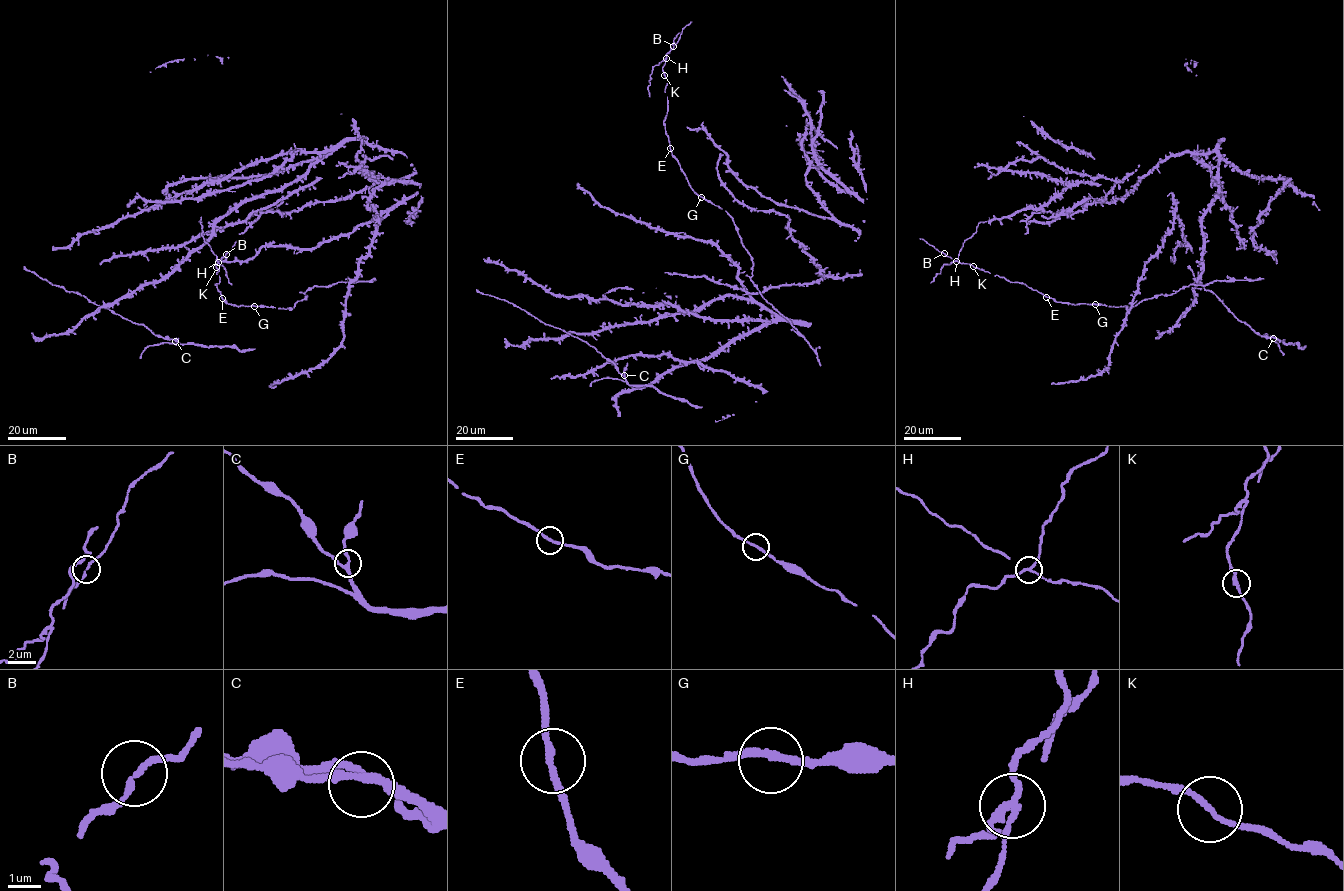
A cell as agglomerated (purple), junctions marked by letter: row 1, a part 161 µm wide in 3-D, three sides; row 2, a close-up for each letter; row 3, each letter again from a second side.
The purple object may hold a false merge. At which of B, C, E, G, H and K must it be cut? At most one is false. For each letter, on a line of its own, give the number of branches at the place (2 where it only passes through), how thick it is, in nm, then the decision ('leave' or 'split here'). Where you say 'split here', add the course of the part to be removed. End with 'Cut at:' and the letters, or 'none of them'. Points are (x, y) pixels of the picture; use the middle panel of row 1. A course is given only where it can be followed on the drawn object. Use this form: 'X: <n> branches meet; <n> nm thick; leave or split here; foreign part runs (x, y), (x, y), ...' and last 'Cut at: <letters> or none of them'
B: 2 branches meet; 170 nm thick; leave
C: 3 branches meet; 240 nm thick; leave
E: 2 branches meet; 200 nm thick; leave
G: 2 branches meet; 190 nm thick; leave
H: 3 branches meet; 170 nm thick; split here; foreign part runs (666, 58), (652, 68), (649, 97)
K: 2 branches meet; 180 nm thick; leave
Cut at: H

